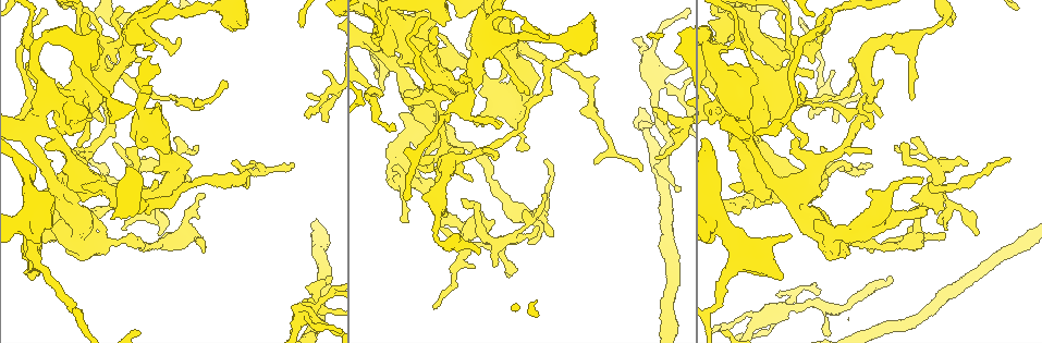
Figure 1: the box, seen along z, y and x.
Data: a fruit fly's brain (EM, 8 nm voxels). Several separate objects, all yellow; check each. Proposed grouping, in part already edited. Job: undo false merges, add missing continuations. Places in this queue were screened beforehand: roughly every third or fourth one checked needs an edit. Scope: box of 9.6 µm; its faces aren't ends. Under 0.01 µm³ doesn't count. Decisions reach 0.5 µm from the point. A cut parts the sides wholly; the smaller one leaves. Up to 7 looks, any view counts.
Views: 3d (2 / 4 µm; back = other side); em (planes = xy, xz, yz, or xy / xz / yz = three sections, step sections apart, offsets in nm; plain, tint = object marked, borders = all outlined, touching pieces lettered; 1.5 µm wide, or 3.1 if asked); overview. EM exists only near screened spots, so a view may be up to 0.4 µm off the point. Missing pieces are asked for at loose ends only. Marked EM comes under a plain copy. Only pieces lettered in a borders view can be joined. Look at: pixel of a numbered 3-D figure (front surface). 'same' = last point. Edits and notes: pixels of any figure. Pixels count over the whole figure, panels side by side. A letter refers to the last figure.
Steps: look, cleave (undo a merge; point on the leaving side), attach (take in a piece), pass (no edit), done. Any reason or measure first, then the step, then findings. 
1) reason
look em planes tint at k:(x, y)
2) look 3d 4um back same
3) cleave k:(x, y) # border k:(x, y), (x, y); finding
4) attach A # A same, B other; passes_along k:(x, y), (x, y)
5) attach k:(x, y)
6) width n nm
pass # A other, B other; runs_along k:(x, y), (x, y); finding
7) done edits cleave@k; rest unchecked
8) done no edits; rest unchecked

look 3d 4um at 1:(848, 167)

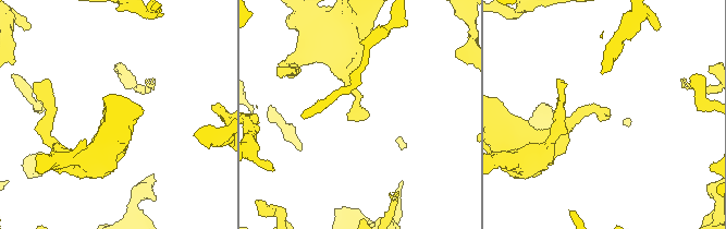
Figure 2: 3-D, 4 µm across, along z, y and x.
now the EM
look em yz step 4 tint at 2:(608, 117)

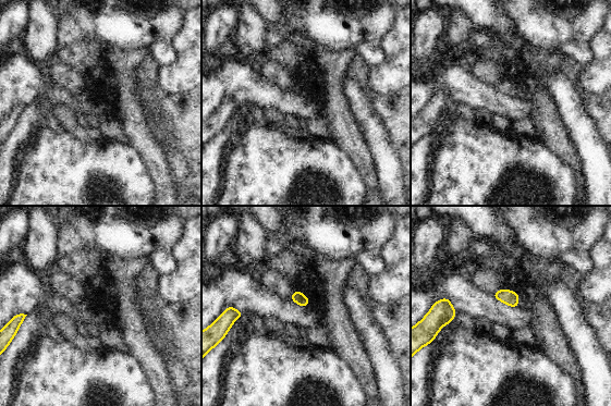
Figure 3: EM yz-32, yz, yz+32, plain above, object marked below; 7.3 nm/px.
look em planes borders same

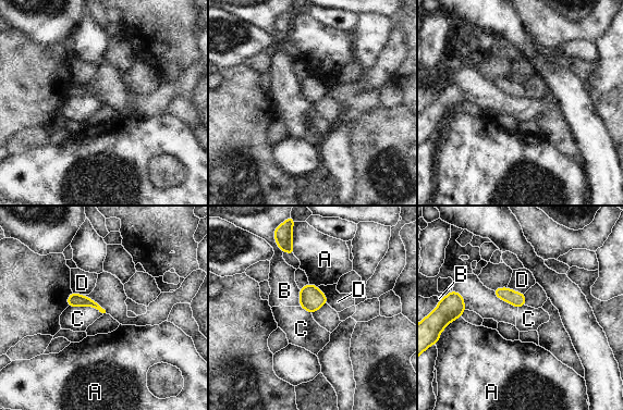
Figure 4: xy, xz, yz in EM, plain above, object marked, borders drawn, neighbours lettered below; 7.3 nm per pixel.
longest_contact C 260 nm
pass # A other, B other, C other, D other; no lettered piece goes on from it

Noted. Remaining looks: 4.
free end
look em xz step 8 borders at 1:(595, 165)

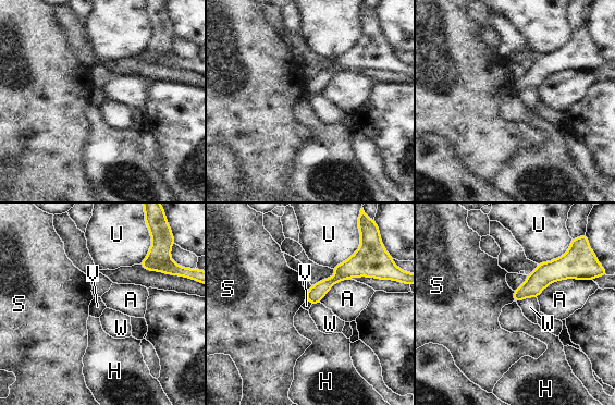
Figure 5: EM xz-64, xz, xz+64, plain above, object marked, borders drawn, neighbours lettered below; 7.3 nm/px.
pass # A other, H other, S other, U other, V other, W other; none of them fits

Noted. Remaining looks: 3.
thin end
look em planes borders at 1:(656, 159)

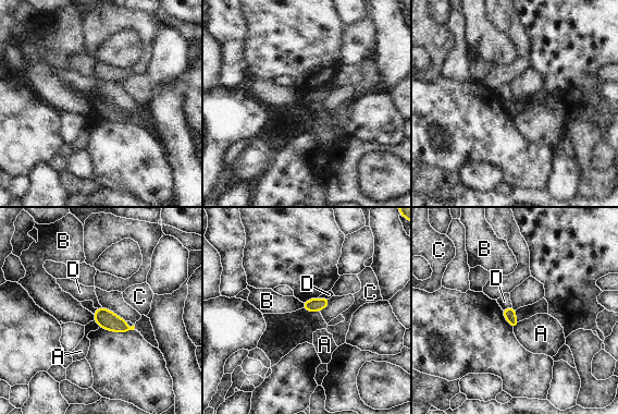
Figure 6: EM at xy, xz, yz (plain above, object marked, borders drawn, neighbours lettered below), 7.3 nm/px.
pass # A other, B other, C other, D other; border 6:(318, 297), (329, 299); no lettered piece goes on from it

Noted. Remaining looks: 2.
done no edits; rest unchecked

